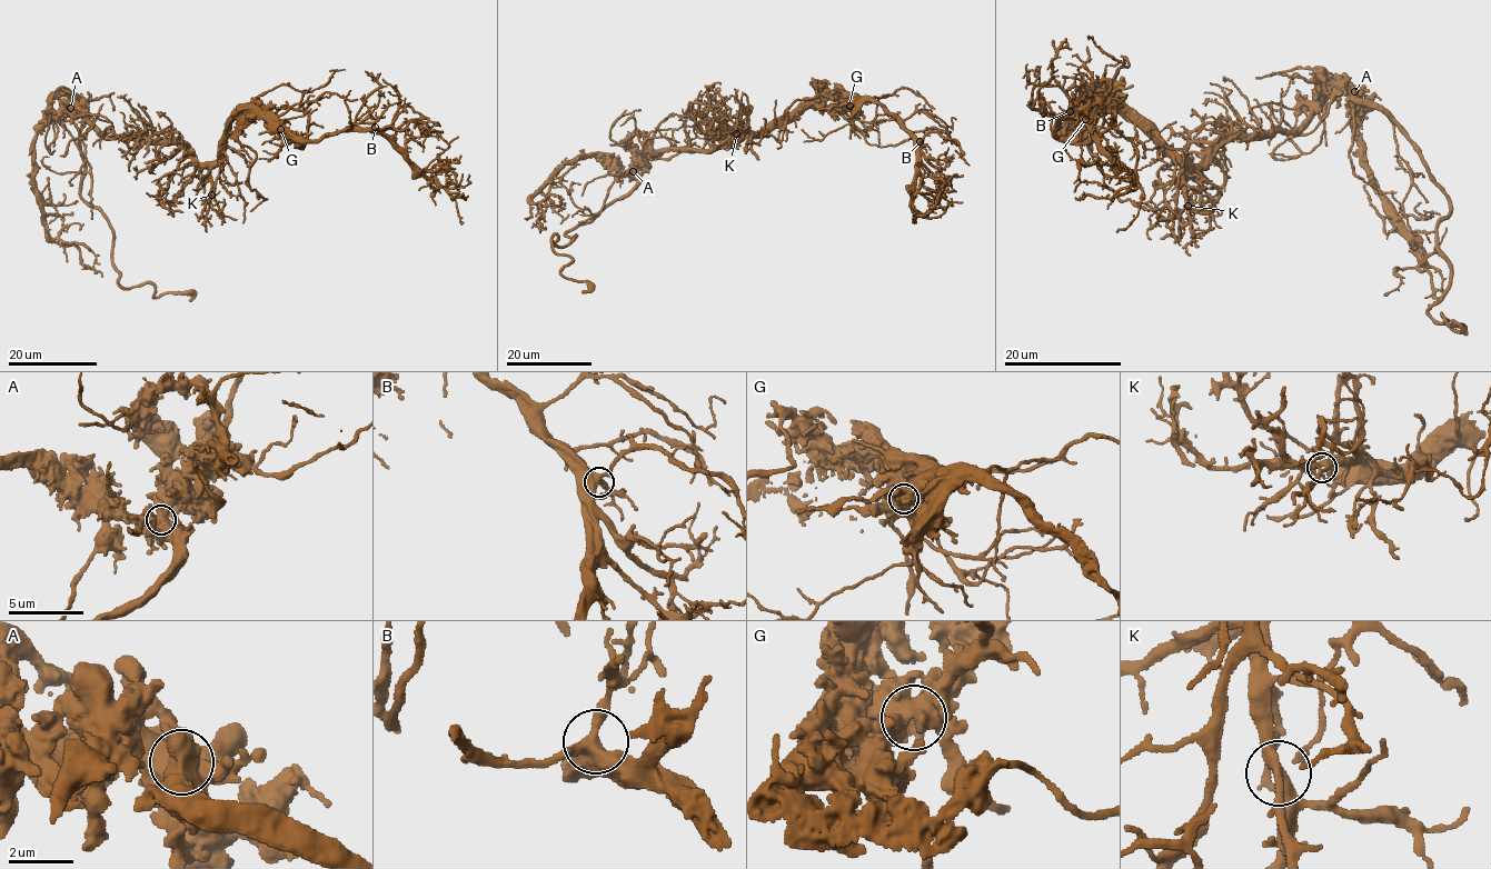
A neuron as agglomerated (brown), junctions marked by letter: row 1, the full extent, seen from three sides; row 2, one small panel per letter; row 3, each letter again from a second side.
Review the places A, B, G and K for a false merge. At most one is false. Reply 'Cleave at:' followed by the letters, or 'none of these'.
Cleave at: none of these

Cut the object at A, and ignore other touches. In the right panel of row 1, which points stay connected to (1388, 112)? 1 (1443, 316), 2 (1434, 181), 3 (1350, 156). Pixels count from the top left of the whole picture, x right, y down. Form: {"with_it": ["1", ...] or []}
{"with_it": ["1", "2"]}

